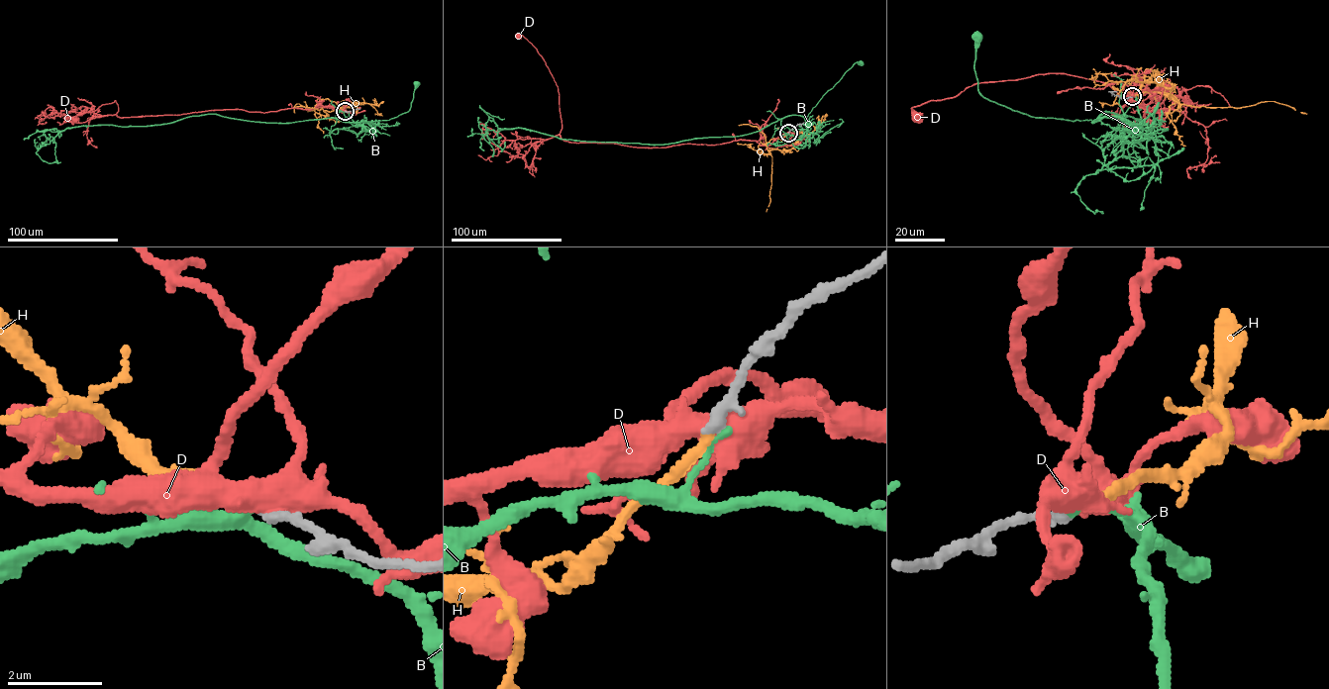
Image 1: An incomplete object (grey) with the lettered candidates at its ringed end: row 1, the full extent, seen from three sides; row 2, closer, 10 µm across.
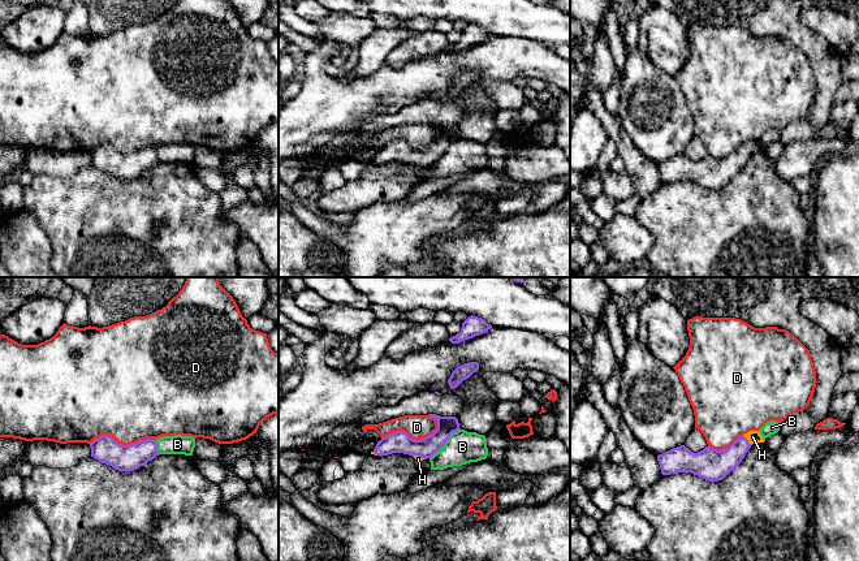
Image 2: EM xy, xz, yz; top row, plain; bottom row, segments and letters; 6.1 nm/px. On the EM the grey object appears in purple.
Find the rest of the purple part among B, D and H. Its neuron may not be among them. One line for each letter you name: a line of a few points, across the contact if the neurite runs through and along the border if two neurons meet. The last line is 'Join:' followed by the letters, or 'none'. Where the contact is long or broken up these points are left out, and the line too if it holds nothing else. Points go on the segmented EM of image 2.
H: Line: yz (716, 465), (728, 460), (747, 440), (752, 436)
Join: H

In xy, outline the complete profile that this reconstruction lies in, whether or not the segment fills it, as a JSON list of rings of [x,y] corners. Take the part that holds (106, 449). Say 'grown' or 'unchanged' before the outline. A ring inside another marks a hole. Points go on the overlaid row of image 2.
unchanged; [[[102,435],[91,444],[91,457],[118,471],[133,471],[159,456],[154,439],[139,440],[135,444],[118,444],[112,436]]]

